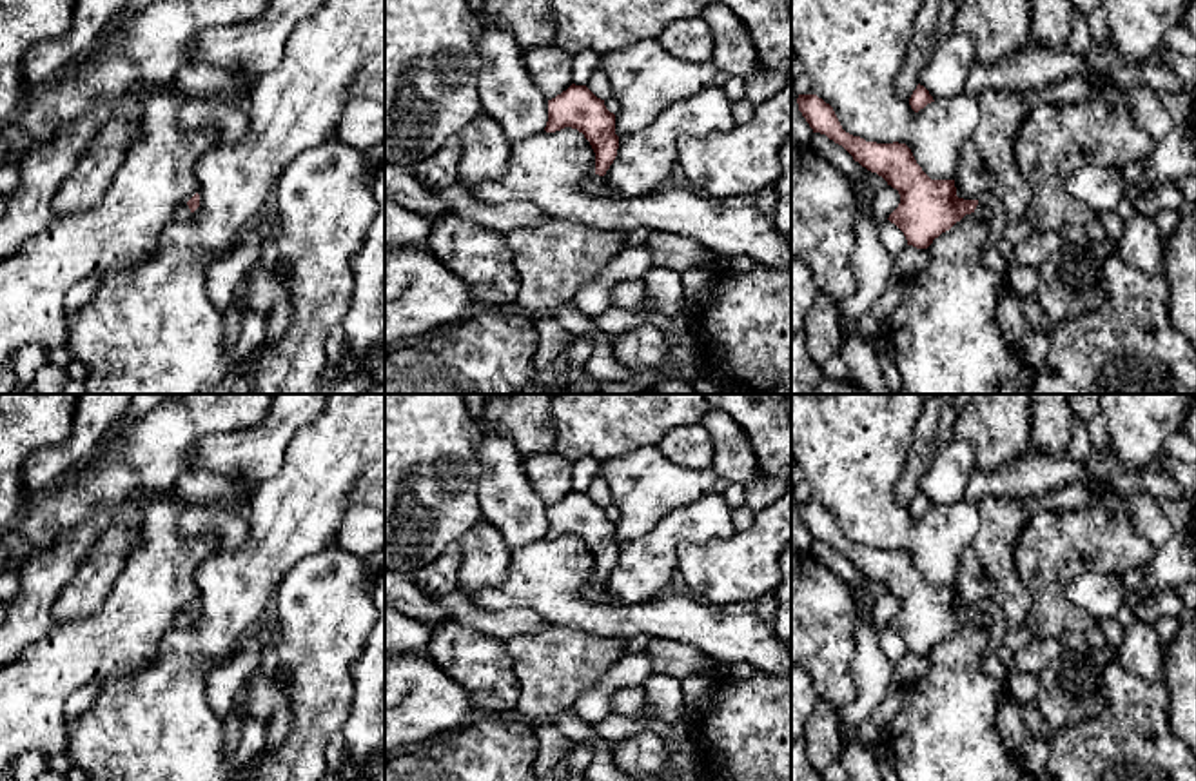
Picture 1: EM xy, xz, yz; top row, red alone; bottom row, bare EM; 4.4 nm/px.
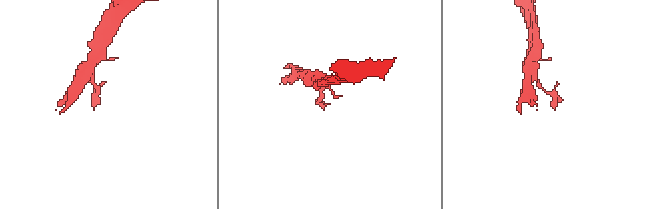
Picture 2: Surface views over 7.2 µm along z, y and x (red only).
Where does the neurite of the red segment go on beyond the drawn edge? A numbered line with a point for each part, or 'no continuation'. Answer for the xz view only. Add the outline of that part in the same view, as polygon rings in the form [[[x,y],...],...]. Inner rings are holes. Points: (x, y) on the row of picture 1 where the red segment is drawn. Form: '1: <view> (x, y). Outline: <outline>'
1: xz (596, 186). Outline: [[[592,174],[584,182],[583,189],[586,194],[592,194],[592,196],[621,198],[619,191],[613,185],[610,185],[604,176],[599,176],[599,174]]]

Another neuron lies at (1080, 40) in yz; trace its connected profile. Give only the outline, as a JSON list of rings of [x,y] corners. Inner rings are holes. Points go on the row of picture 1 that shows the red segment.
[[[1074,7],[1073,18],[1071,18],[1071,35],[1067,40],[1067,49],[1076,54],[1093,58],[1093,60],[1098,54],[1096,44],[1087,27],[1087,20],[1085,20],[1083,13],[1078,11],[1076,7]]]

